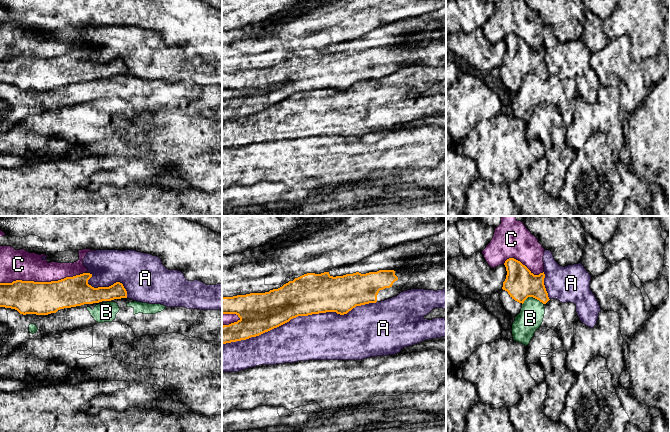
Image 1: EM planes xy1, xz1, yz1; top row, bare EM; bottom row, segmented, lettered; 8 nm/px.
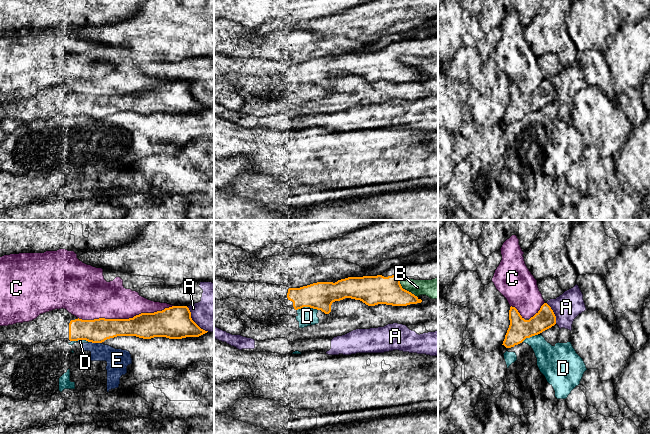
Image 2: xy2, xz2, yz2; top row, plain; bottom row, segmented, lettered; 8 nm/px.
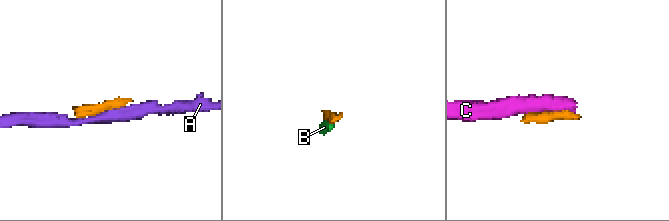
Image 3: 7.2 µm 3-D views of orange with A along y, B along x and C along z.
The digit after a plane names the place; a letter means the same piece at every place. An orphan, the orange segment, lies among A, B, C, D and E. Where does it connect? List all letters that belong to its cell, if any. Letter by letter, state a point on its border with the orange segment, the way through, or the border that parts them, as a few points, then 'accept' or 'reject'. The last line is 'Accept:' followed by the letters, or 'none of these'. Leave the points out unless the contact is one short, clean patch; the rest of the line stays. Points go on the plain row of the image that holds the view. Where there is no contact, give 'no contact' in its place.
A: xz1 (299, 91) | reject
B: xz2 (406, 66) | reject
C: xy2 (125, 95) | reject
D: xz2 (307, 82) | reject
E: xy2 (95, 118) | along xy2 (89, 117), (101, 119) | reject
Accept: none of these

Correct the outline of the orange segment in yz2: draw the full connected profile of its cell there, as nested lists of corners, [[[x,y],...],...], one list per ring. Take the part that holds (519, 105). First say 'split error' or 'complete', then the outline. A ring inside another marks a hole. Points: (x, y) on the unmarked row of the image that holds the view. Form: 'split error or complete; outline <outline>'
complete; outline [[[544,79],[529,96],[525,96],[515,83],[509,86],[510,101],[503,120],[506,124],[522,119],[526,114],[538,111],[556,100],[556,92],[551,83]]]

